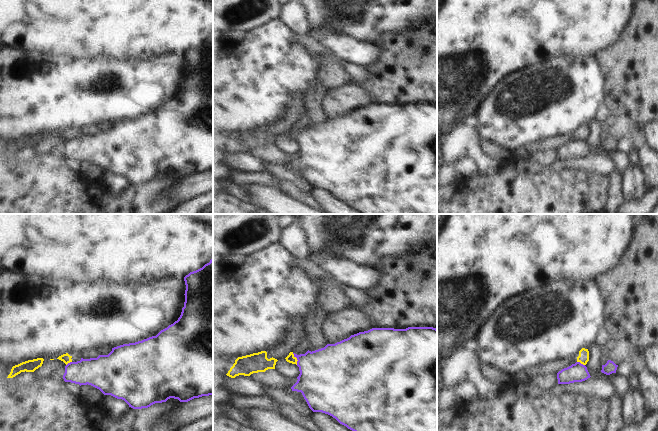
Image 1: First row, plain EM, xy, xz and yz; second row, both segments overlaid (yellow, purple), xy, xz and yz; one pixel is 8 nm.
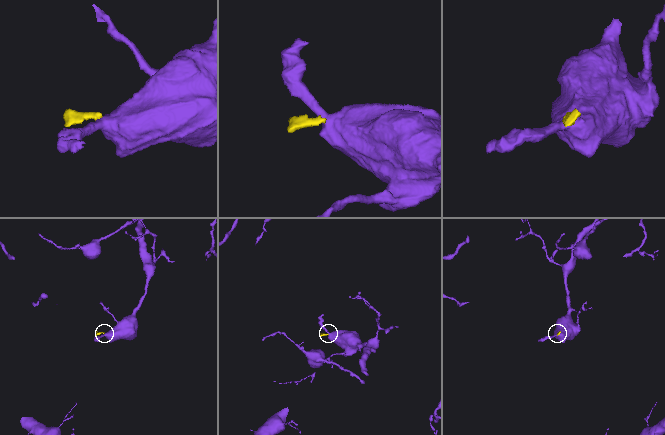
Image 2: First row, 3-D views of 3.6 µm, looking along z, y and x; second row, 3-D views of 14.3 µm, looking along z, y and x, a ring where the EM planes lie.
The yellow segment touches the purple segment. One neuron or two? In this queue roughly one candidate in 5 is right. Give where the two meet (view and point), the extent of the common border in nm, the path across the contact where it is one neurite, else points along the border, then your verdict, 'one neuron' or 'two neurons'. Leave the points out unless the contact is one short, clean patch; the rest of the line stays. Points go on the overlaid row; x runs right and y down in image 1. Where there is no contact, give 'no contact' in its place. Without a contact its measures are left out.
contact xz (296, 359); length 100 nm; border xz (292, 353), (297, 360), (297, 364); two neurons

